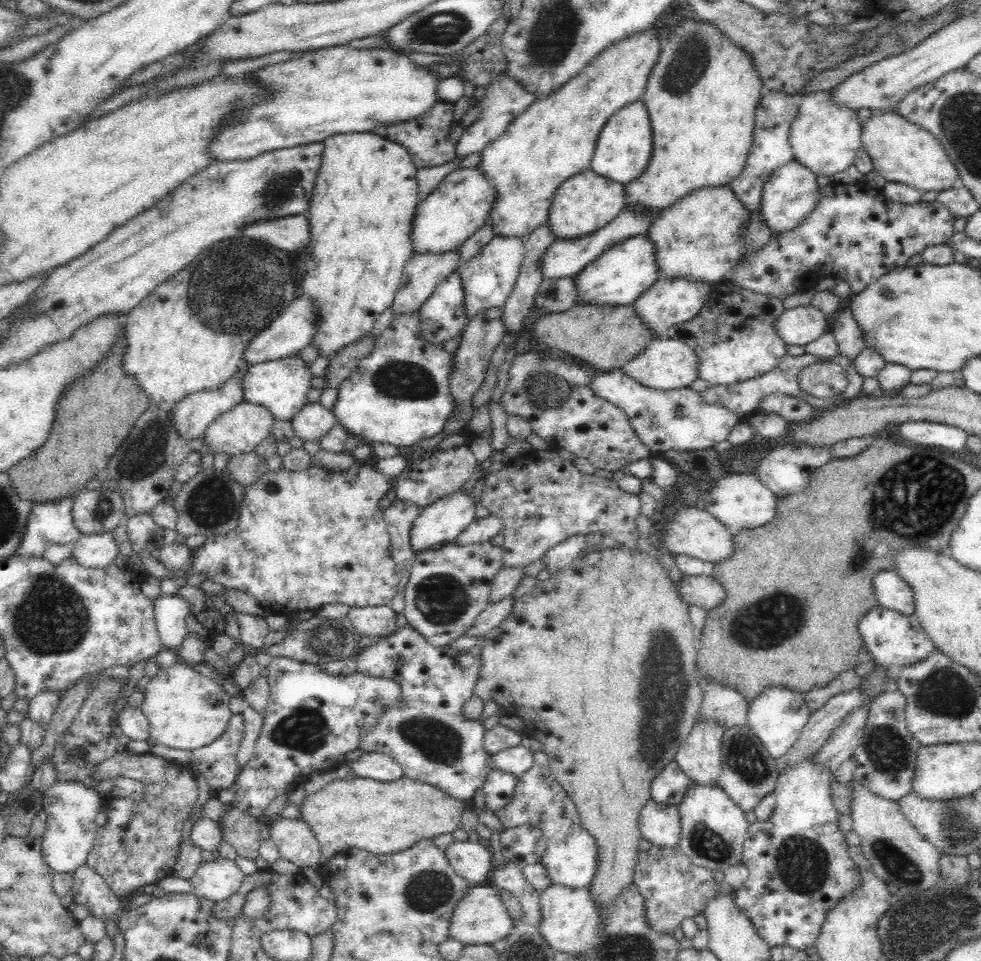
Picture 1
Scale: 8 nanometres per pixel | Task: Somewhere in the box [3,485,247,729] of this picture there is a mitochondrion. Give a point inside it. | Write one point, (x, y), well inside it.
(51, 619)

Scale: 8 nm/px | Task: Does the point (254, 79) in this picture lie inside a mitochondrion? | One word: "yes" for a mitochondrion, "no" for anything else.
no

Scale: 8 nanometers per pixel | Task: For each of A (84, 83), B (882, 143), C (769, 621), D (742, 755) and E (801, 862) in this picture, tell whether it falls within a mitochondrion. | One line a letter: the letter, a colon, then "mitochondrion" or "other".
A: other
B: other
C: mitochondrion
D: mitochondrion
E: mitochondrion

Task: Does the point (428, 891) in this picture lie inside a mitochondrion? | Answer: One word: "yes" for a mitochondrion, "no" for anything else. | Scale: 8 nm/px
yes

